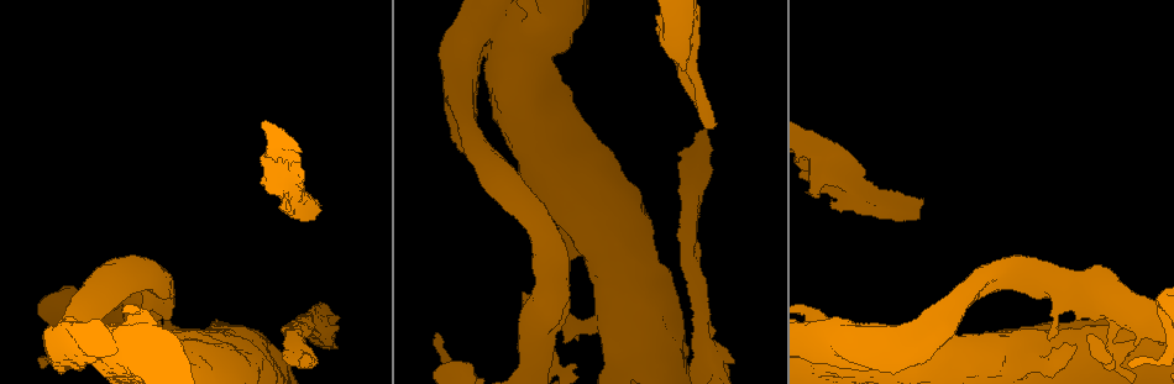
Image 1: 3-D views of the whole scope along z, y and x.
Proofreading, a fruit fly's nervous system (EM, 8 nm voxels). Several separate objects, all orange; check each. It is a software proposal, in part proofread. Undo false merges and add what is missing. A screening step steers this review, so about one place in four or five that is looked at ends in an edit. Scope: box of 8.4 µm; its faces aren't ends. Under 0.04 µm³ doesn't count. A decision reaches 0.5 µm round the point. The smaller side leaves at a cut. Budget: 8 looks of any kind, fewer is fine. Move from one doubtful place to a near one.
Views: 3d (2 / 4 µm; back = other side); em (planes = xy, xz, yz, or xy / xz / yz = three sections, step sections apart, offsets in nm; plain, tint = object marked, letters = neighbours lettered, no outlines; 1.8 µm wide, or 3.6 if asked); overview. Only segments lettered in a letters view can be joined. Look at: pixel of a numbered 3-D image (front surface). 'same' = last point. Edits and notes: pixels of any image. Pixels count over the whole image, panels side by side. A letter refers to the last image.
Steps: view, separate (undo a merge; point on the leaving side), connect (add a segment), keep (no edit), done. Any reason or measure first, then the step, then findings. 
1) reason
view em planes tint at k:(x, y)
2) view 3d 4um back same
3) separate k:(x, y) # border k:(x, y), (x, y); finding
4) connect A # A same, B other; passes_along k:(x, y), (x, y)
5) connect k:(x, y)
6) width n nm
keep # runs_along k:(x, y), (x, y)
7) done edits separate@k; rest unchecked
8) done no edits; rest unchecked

closes a loop
view em planes letters at 1:(1117, 352)

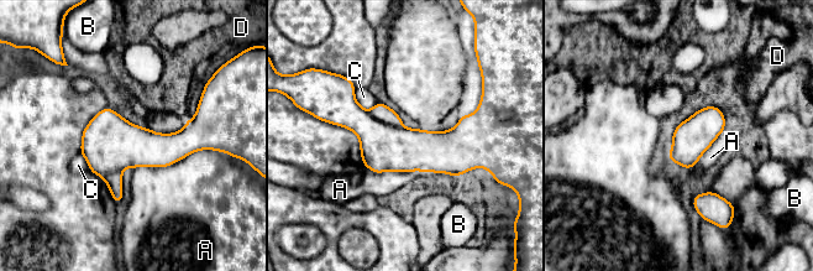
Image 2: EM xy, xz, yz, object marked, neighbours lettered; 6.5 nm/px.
width 240 nm
separate 2:(381, 111) # A other, B other, C other, D other; border 2:(367, 111), (387, 124), (400, 126); two cells meet here

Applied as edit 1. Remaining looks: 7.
touches itself
view 3d 4um at 1:(301, 216)

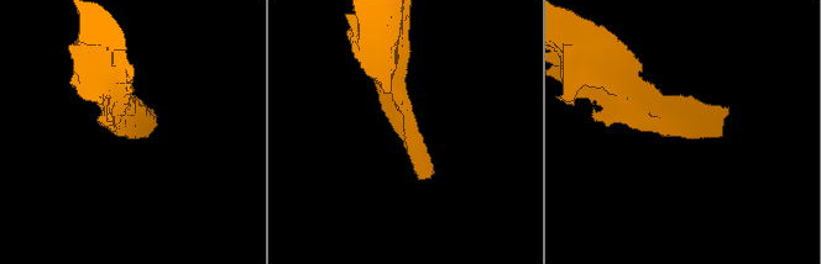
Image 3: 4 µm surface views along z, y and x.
need the tissue
view em planes letters at 3:(131, 127)

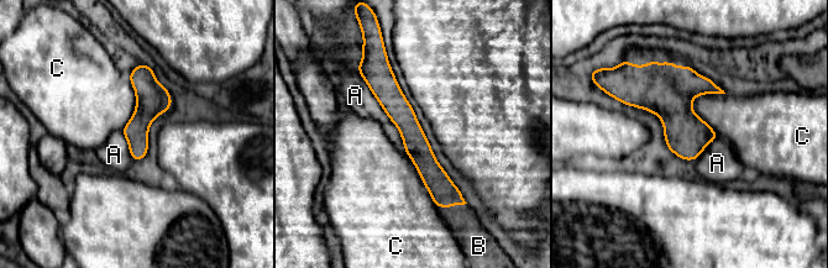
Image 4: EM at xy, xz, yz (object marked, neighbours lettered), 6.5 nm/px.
width 160 nm
connect B # A other, B same, C other; it goes on there

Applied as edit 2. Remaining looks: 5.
see it whole again
view overview

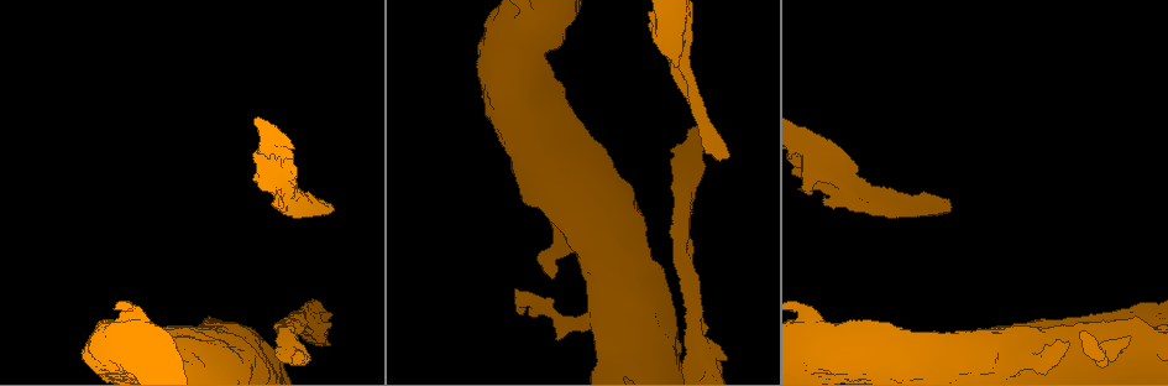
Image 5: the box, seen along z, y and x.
sudden change in width
view em xz step 8 tint at 5:(697, 337)

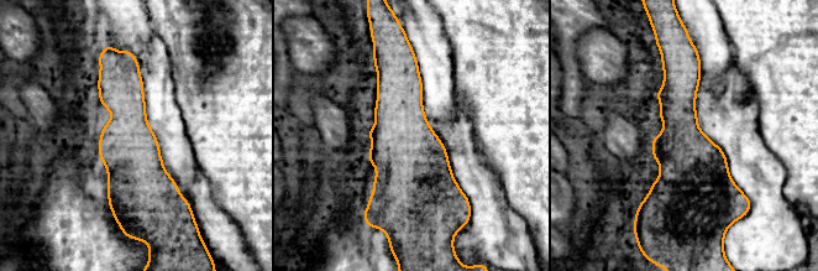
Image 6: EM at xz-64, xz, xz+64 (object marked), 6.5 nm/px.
view em planes letters same

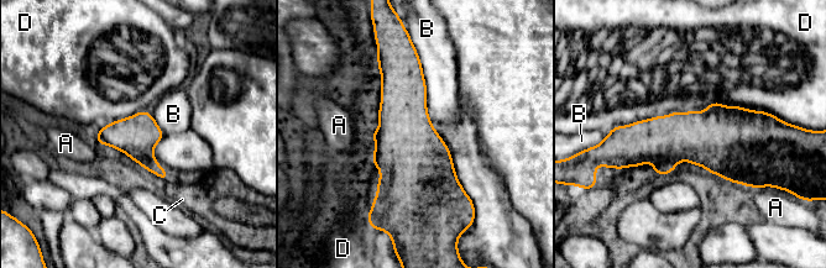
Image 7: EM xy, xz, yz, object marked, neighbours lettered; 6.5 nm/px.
keep # A other, B other, C other, D other; border 7:(416, 51), (437, 132); all the same cell

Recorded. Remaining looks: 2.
done edits separate@2, connect@4; rest unchecked

